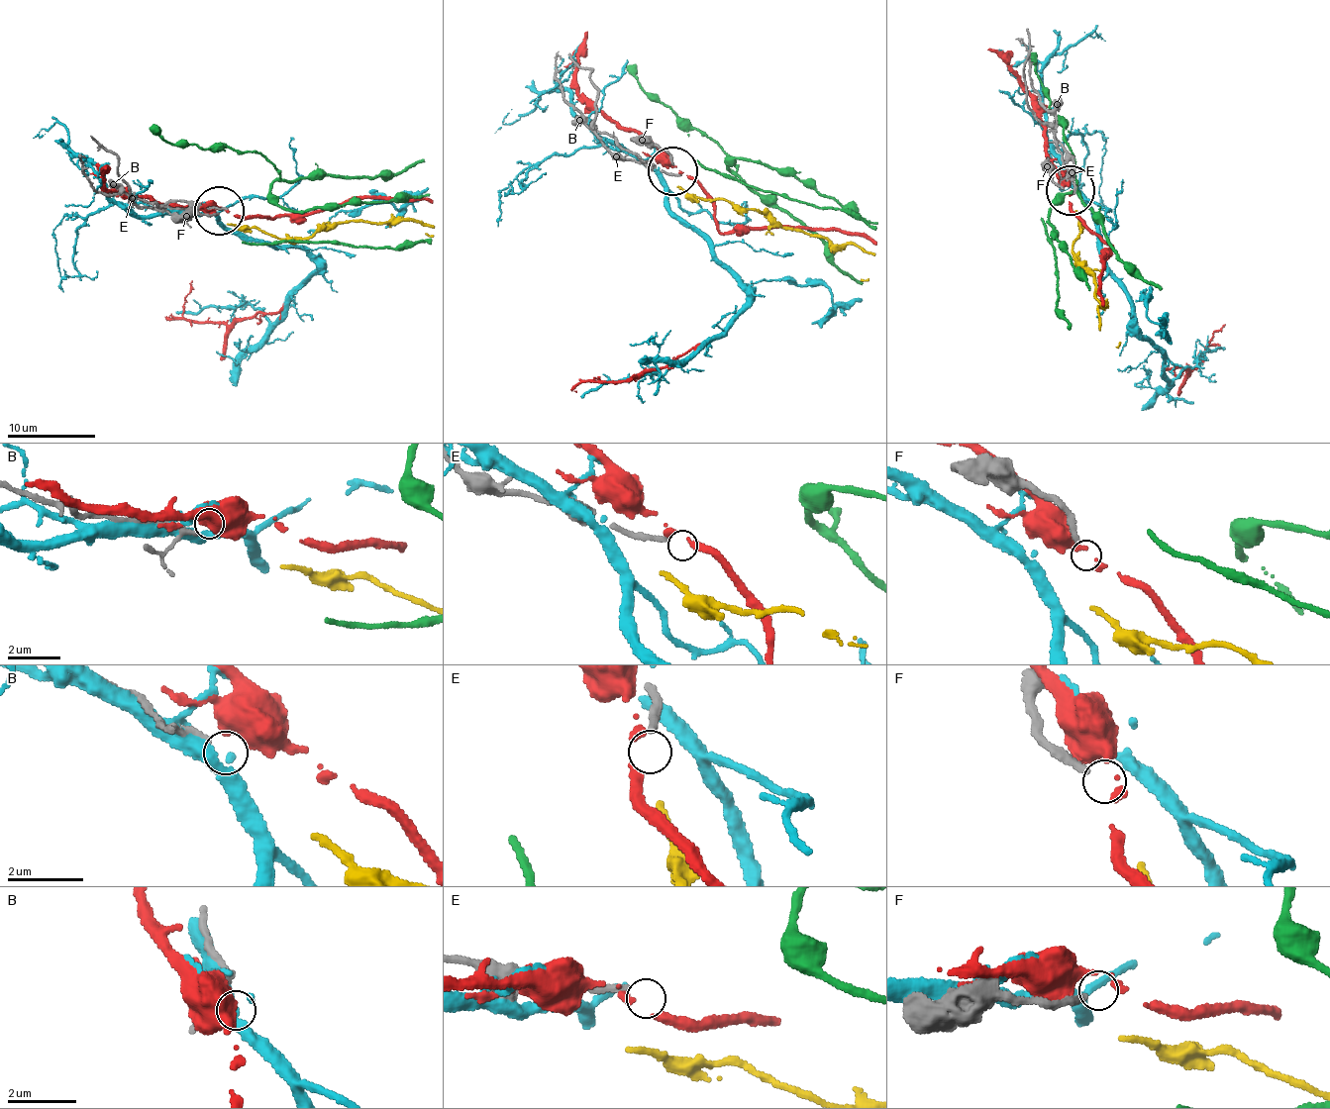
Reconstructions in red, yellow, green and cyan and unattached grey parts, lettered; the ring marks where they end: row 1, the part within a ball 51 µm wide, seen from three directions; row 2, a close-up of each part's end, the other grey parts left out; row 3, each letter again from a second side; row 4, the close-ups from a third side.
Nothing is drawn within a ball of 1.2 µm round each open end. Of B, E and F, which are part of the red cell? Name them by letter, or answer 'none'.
none

